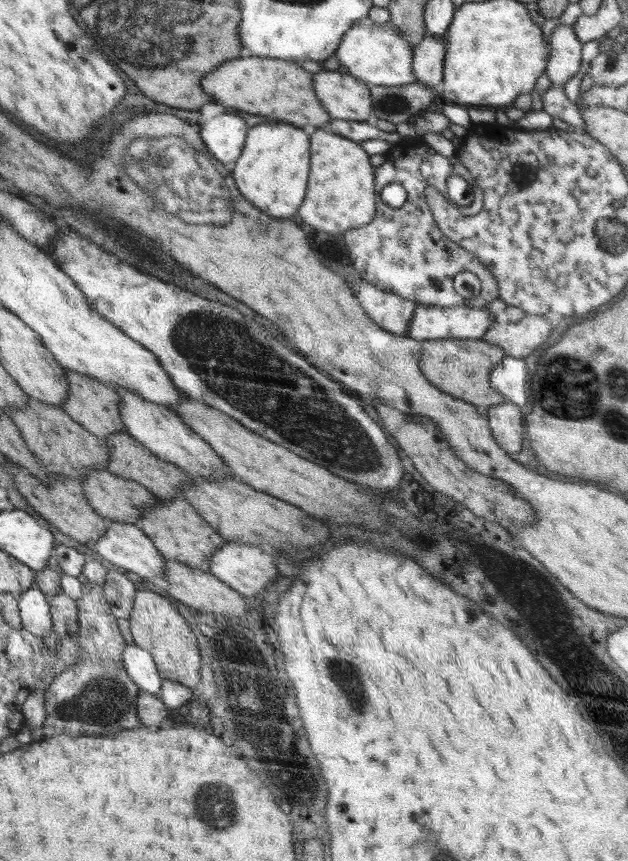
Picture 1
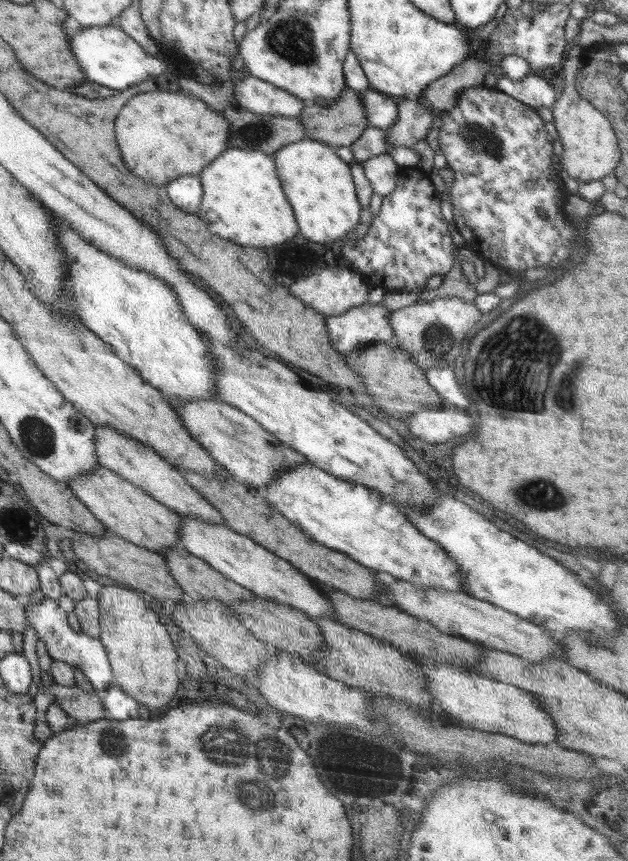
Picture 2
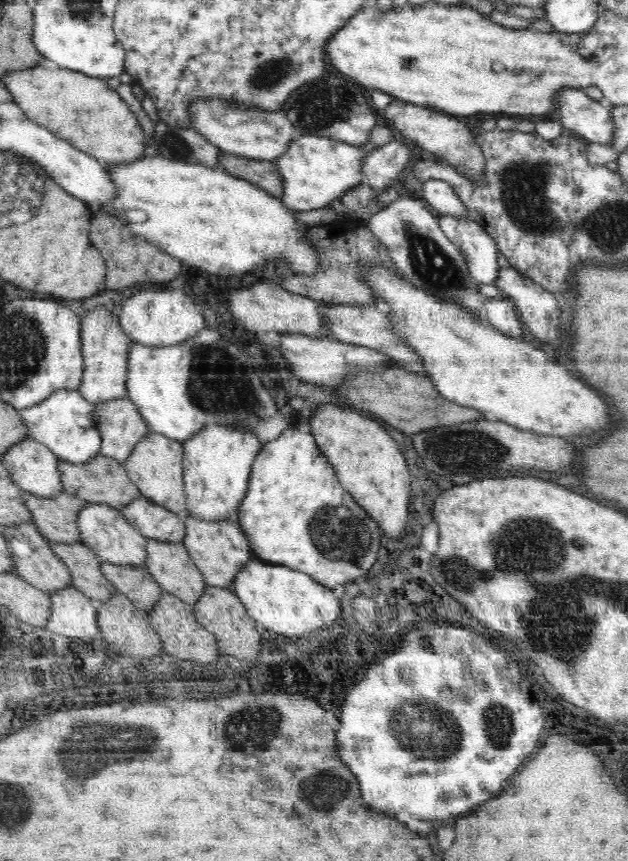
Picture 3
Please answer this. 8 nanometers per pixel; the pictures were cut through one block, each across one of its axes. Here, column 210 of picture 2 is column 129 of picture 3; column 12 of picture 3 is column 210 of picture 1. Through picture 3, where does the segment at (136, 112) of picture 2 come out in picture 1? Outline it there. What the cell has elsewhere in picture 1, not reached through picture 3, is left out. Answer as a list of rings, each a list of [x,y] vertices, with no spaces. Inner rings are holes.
[[[245,54],[221,64],[215,72],[204,75],[202,91],[210,95],[214,103],[236,112],[265,116],[297,127],[312,124],[323,128],[332,120],[320,100],[316,99],[314,74],[306,72],[300,62],[292,60]]]

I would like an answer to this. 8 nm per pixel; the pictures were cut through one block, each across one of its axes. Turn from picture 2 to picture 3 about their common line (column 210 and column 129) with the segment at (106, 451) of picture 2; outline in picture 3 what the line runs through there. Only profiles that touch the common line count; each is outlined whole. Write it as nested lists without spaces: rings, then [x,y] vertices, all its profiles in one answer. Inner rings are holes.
[[[143,496],[130,502],[121,513],[146,538],[183,544],[186,529],[182,514],[170,512]]]

